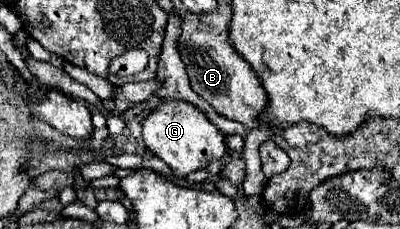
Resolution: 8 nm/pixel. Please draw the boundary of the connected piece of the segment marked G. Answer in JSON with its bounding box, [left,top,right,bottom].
[142,101,228,177]

